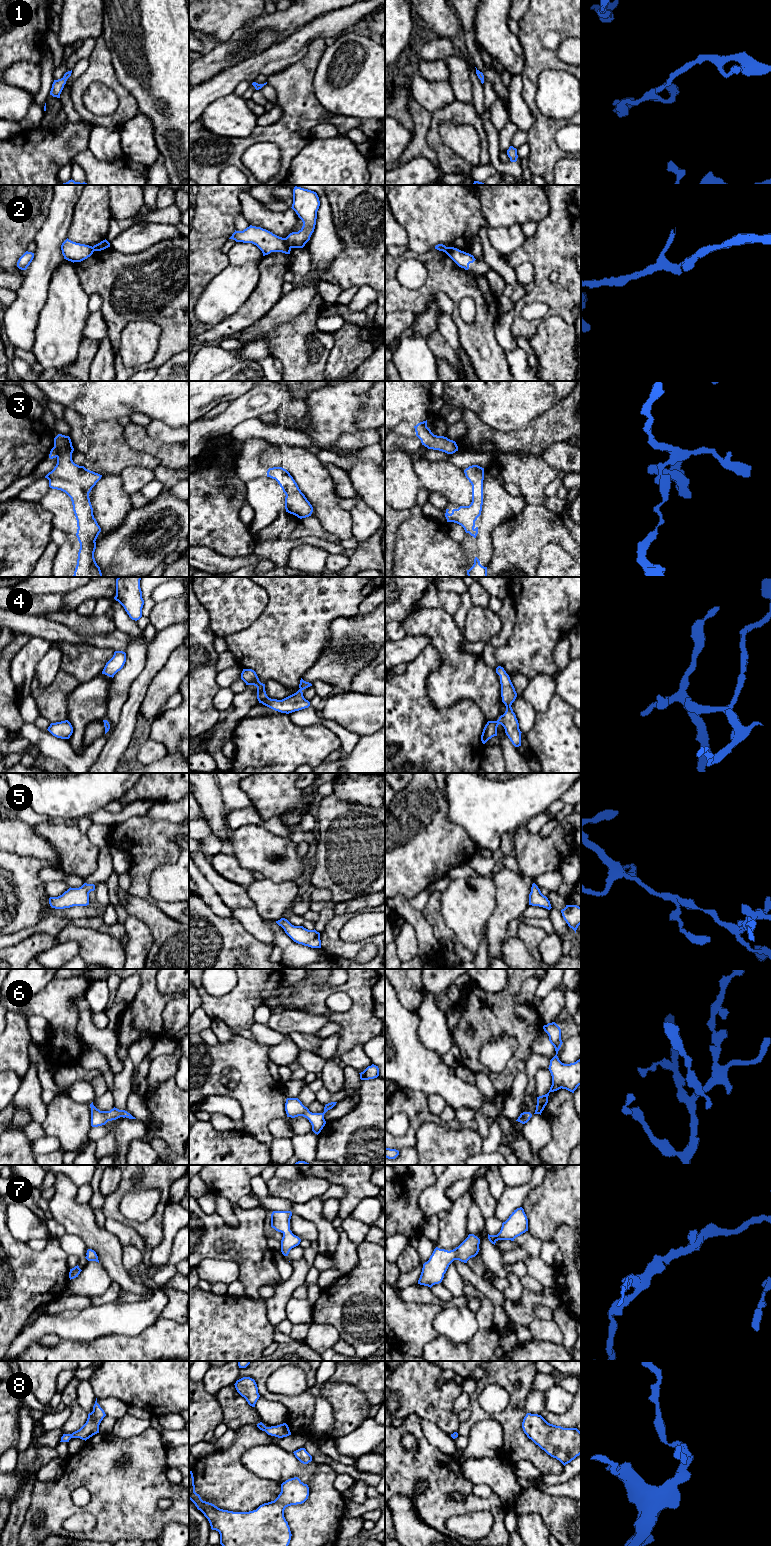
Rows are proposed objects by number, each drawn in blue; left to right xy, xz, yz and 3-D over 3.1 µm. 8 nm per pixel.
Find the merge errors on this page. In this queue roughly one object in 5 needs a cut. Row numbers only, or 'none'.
2

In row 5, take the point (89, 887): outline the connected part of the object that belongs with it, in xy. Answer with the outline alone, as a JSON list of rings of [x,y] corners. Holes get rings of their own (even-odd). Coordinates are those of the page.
[[[84,883],[79,888],[69,888],[58,897],[50,897],[49,904],[55,909],[70,908],[73,906],[89,905],[89,893],[95,890],[94,884]]]

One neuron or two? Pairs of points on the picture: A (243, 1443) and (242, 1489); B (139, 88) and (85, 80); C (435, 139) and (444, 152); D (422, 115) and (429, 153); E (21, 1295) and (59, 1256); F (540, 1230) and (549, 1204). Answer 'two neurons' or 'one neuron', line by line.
A: one neuron
B: two neurons
C: one neuron
D: one neuron
E: one neuron
F: one neuron

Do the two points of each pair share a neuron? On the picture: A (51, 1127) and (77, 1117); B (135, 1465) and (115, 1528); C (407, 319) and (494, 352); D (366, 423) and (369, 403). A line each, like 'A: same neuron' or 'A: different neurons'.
A: same neuron
B: same neuron
C: different neurons
D: same neuron

